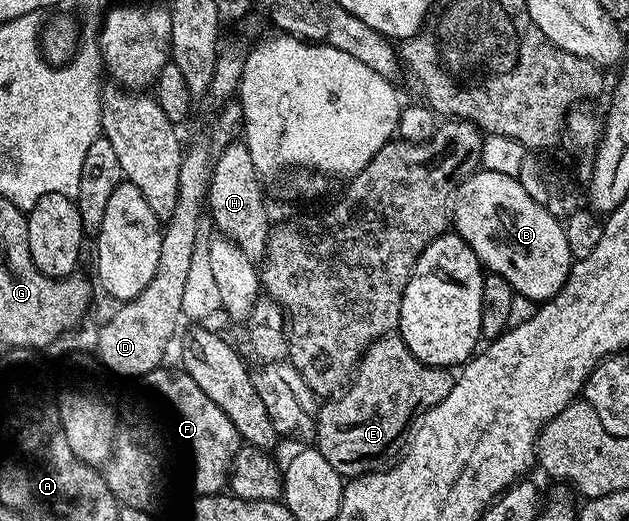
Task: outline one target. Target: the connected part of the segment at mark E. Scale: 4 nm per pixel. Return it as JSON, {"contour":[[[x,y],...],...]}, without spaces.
{"contour":[[[389,335],[379,337],[375,343],[371,345],[360,358],[360,363],[356,367],[354,380],[337,396],[335,399],[329,400],[328,405],[319,410],[318,424],[316,426],[316,435],[314,438],[315,448],[319,449],[320,453],[326,459],[326,463],[330,463],[330,467],[334,467],[334,471],[338,471],[340,476],[345,479],[355,479],[361,477],[364,473],[379,473],[381,469],[389,468],[405,452],[406,446],[410,441],[410,434],[413,432],[414,426],[423,418],[424,414],[428,413],[438,403],[442,403],[442,399],[446,399],[446,395],[450,395],[450,387],[452,386],[454,377],[447,369],[439,369],[437,365],[427,365],[422,363],[410,351],[410,347],[406,347],[406,343],[399,335]]]}

